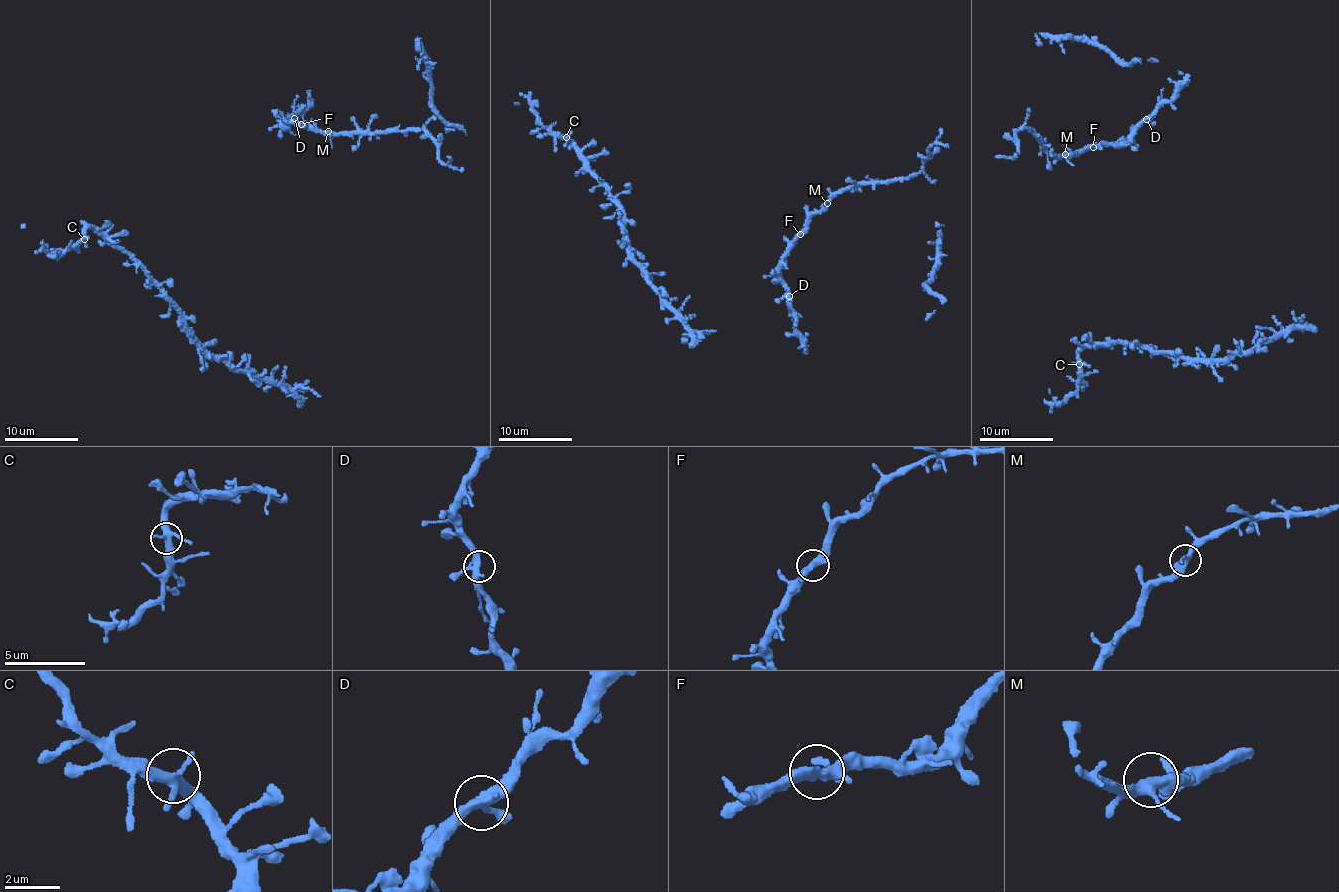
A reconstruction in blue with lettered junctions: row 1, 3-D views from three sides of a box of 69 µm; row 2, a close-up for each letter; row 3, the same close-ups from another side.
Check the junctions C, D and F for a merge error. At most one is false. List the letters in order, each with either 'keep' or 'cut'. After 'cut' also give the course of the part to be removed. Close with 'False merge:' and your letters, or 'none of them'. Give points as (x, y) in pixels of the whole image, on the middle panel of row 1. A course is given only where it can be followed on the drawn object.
C: keep
D: keep
F: keep
False merge: none of them

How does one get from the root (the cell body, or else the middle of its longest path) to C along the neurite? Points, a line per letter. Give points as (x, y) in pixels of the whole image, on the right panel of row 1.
C: (1211, 359), (1157, 354), (1145, 347), (1114, 342), (1083, 346), (1078, 353), (1079, 364)

